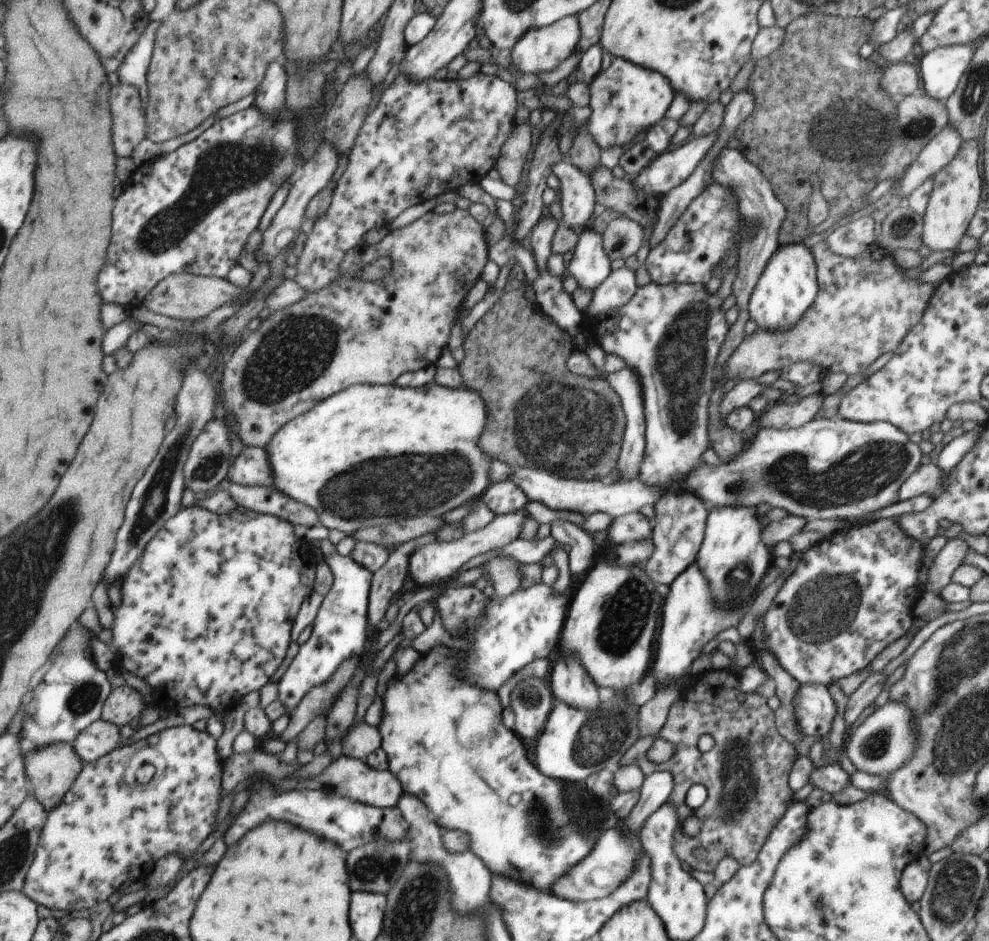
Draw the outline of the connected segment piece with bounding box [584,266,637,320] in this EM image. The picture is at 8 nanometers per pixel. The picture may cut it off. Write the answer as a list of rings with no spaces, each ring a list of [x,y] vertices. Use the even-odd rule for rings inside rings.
[[[624,266],[612,271],[593,292],[591,304],[585,310],[587,314],[584,314],[584,320],[590,320],[590,317],[602,315],[612,309],[620,309],[635,296],[636,292],[636,276],[632,269]]]

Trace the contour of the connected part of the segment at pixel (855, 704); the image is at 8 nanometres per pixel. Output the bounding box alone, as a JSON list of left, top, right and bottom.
[844,673,888,730]

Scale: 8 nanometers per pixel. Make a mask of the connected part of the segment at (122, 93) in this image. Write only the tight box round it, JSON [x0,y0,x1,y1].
[111,83,149,158]

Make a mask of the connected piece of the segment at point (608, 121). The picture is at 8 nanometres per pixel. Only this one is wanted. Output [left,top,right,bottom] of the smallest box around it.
[587,57,675,149]

